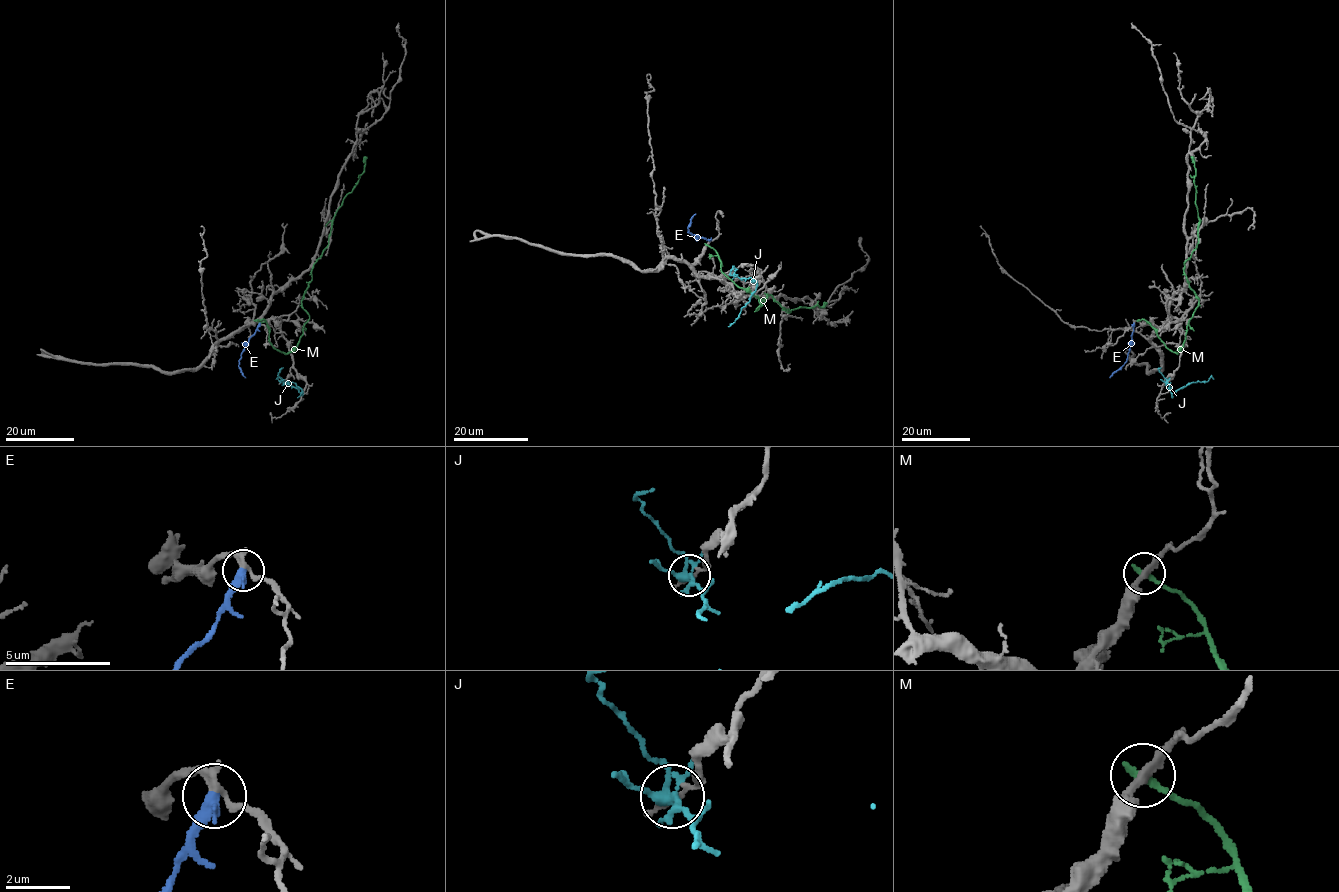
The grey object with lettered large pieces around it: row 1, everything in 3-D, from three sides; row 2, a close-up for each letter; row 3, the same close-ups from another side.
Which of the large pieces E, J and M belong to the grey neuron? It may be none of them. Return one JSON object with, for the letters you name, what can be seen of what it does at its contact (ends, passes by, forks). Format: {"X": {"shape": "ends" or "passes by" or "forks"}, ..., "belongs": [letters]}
{"E": {"shape": "ends"}, "belongs": ["E"]}

